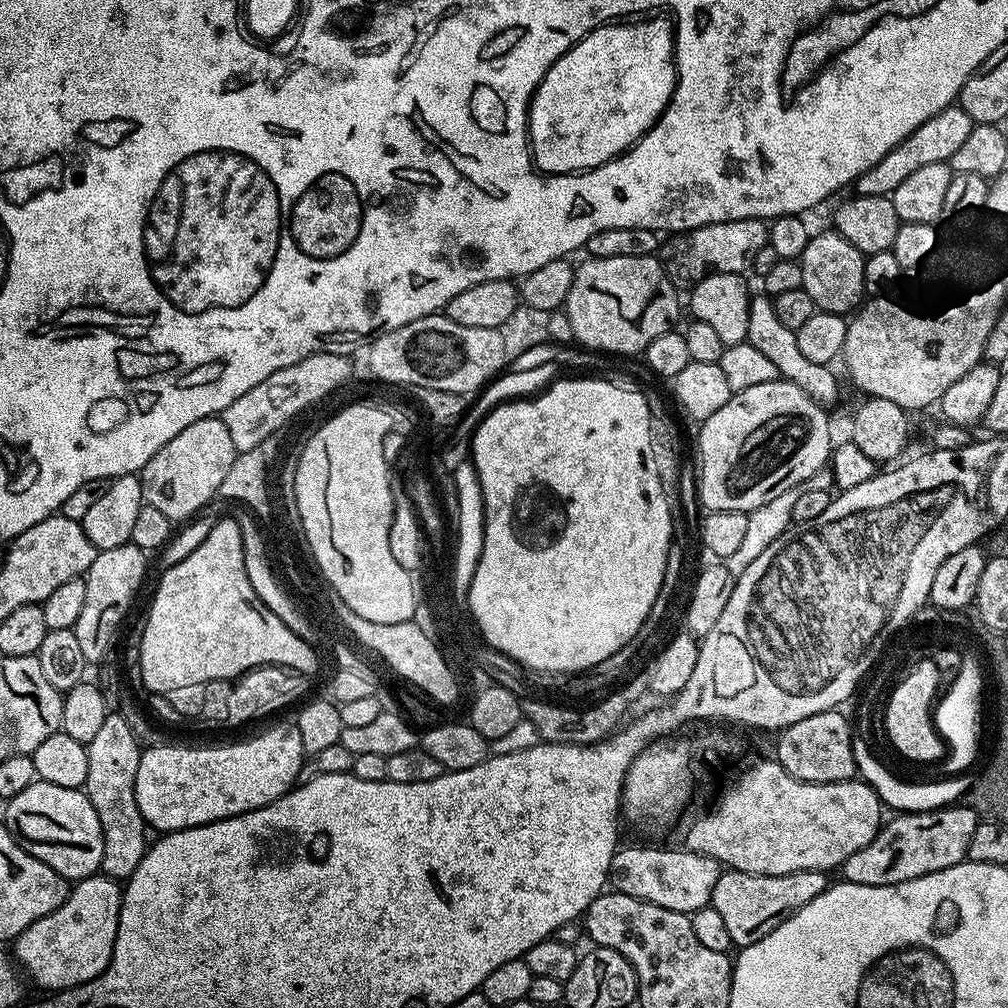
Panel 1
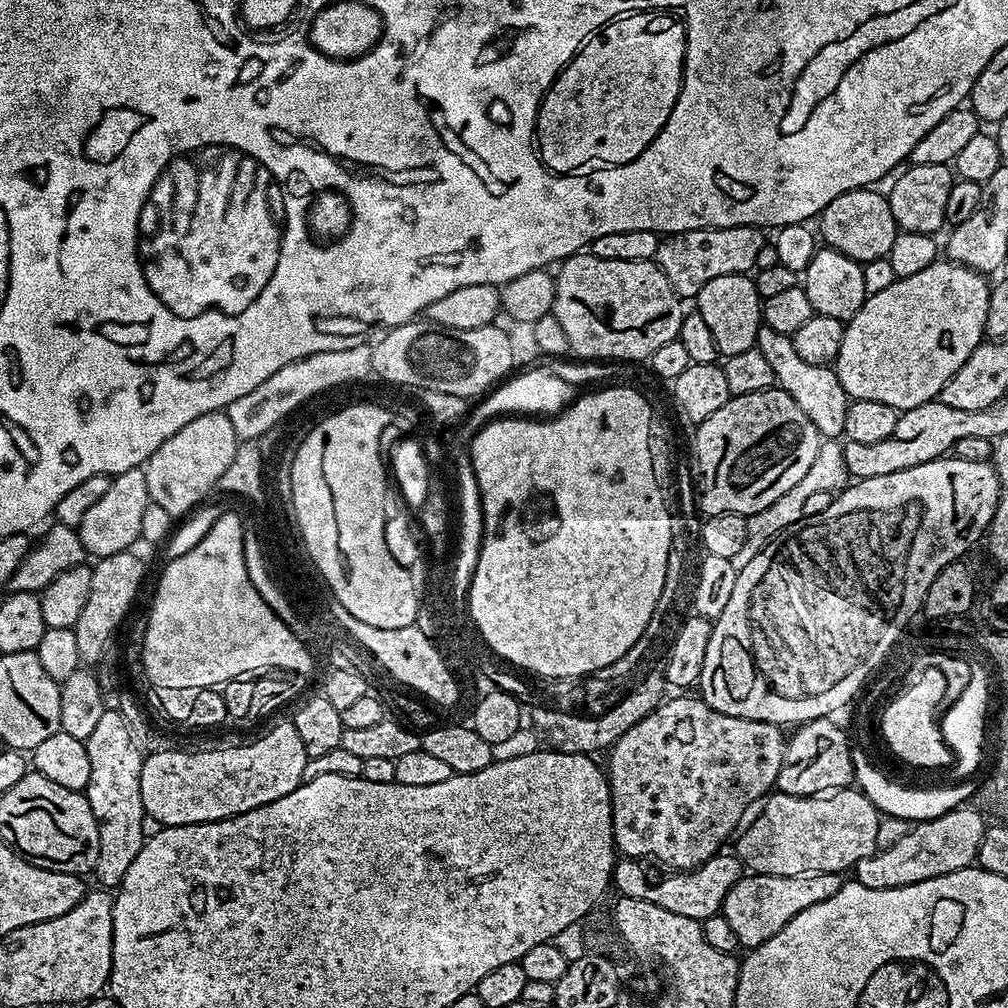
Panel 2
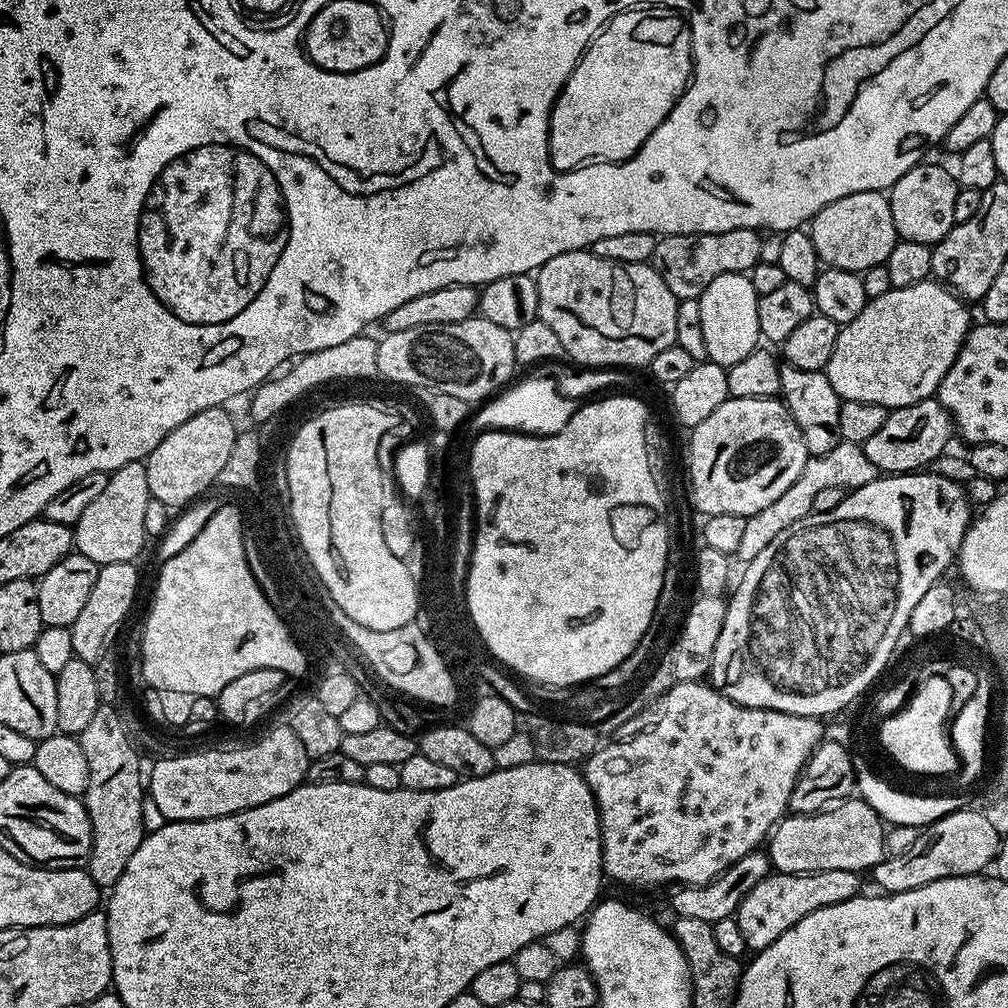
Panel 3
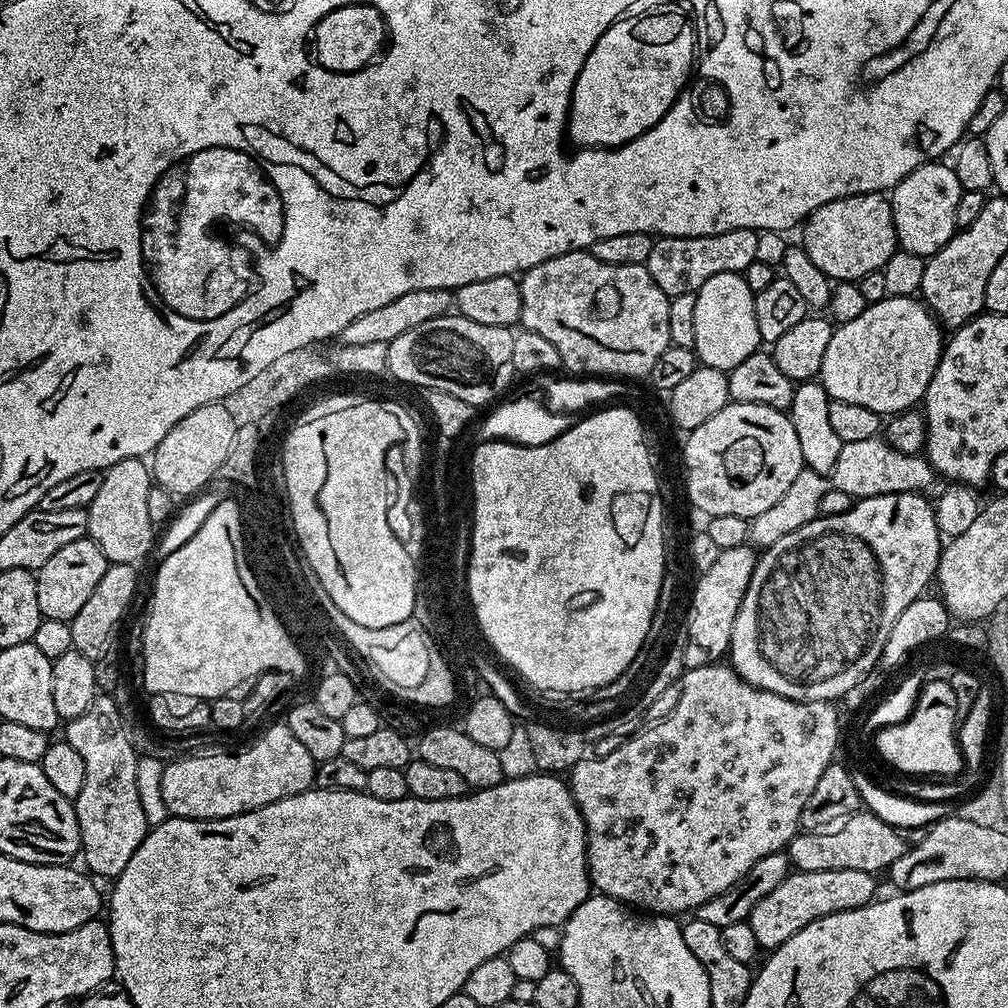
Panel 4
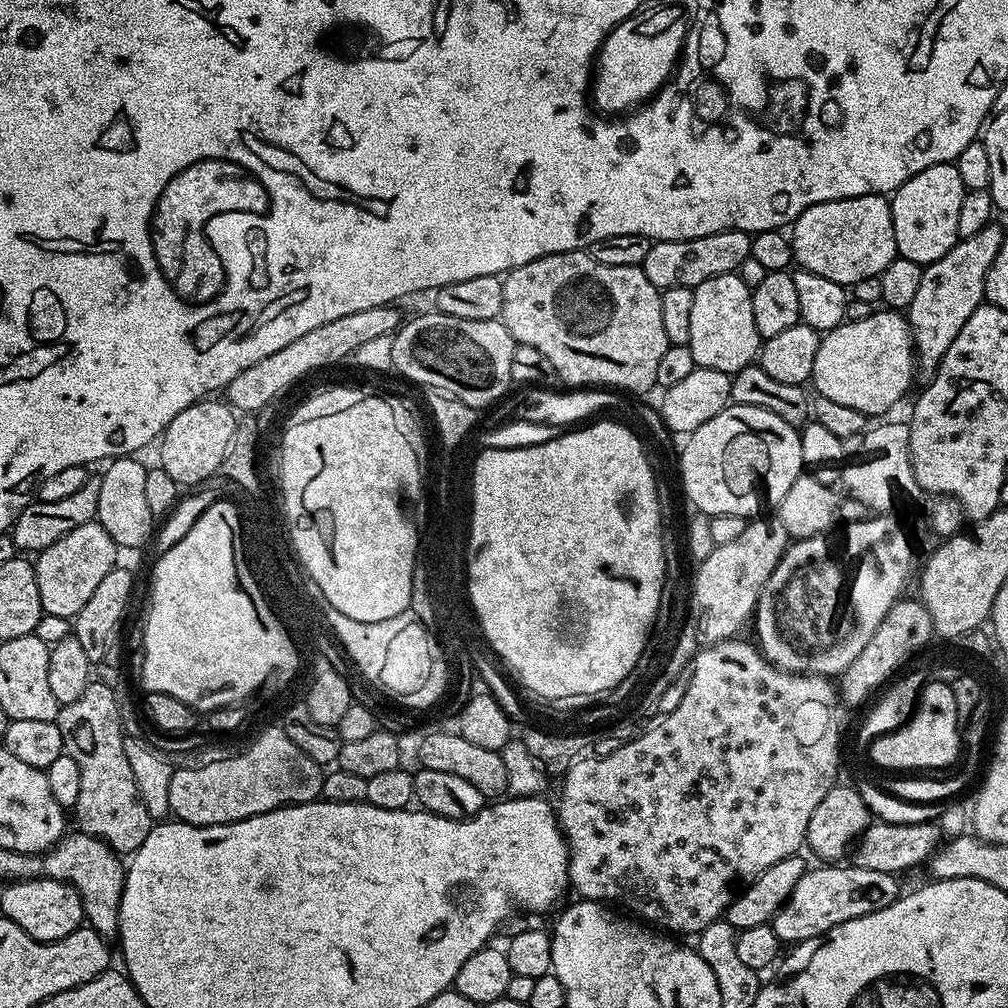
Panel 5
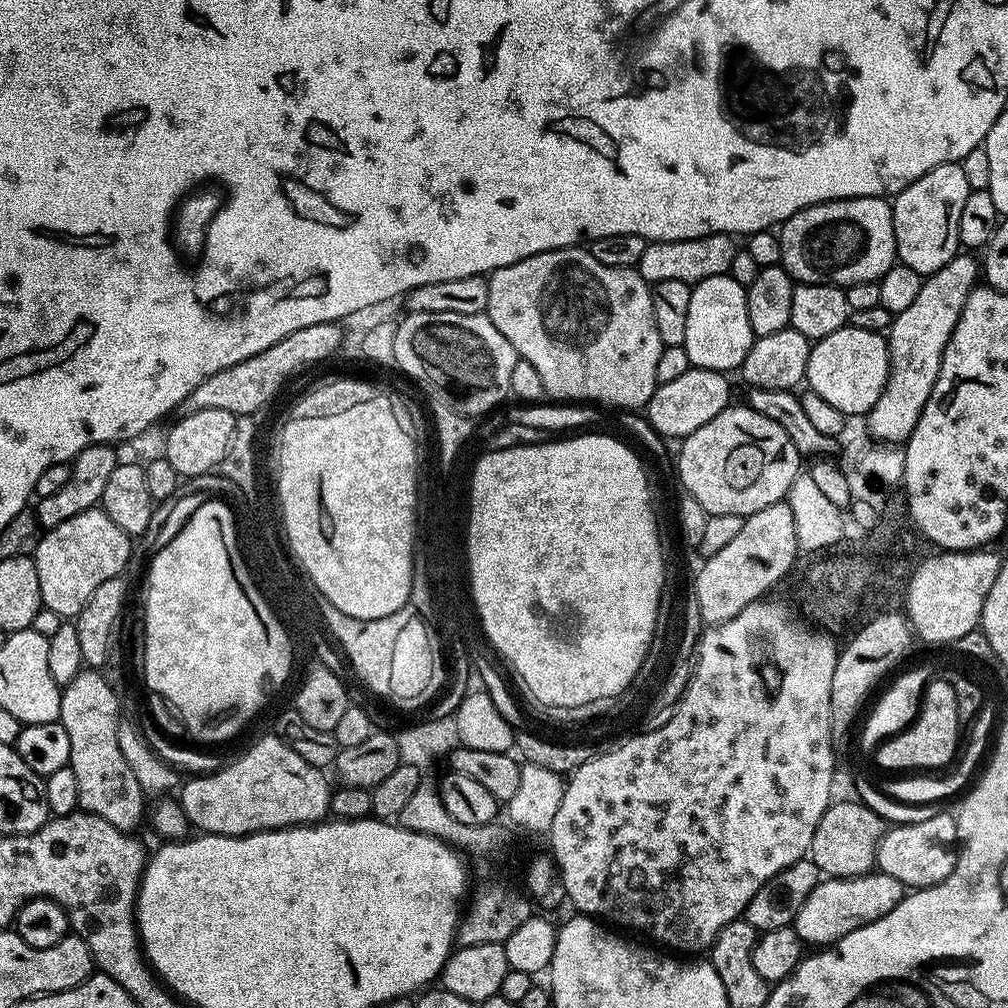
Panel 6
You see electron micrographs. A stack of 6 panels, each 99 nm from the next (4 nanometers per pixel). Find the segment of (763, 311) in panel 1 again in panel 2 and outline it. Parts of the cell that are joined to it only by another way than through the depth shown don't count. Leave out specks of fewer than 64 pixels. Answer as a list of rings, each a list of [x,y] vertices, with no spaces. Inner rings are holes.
[[[763,326],[756,335],[755,347],[770,362],[778,387],[790,394],[790,398],[794,398],[798,406],[802,406],[802,414],[806,414],[806,418],[814,422],[821,438],[843,437],[850,397],[846,390],[842,390],[842,382],[838,382],[835,367],[827,364],[810,366],[810,362],[804,361],[798,350],[794,350],[794,342],[790,336],[778,334],[778,330],[770,330]]]

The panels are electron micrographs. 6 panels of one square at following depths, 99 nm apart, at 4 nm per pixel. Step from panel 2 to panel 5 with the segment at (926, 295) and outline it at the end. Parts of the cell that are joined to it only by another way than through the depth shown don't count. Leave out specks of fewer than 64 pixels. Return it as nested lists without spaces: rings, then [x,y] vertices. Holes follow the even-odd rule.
[[[873,310],[868,317],[862,318],[860,321],[847,321],[838,325],[834,330],[823,333],[820,345],[818,346],[818,354],[814,358],[814,370],[812,371],[811,383],[816,384],[816,392],[821,396],[830,398],[830,402],[839,402],[841,406],[851,406],[853,410],[858,410],[866,418],[872,416],[880,416],[883,412],[888,412],[904,395],[908,392],[908,387],[912,384],[912,376],[914,380],[914,373],[918,368],[918,361],[914,351],[912,342],[912,329],[908,327],[908,321],[899,311],[896,310]]]

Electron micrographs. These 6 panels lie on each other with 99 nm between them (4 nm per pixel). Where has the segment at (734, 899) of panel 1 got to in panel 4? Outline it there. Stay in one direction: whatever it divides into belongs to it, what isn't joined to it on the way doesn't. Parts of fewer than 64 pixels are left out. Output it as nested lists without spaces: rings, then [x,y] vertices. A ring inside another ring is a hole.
[[[849,868],[846,870],[818,870],[817,872],[793,870],[789,872],[786,879],[778,882],[778,886],[774,886],[774,890],[770,890],[770,894],[766,894],[766,898],[762,898],[762,902],[758,902],[758,906],[754,906],[754,910],[747,918],[748,925],[750,930],[754,930],[754,938],[758,938],[761,949],[775,950],[778,946],[782,946],[782,942],[794,938],[798,930],[810,926],[810,922],[818,918],[826,918],[835,912],[854,910],[873,903],[878,896],[876,880],[877,877],[866,870],[850,870]]]

